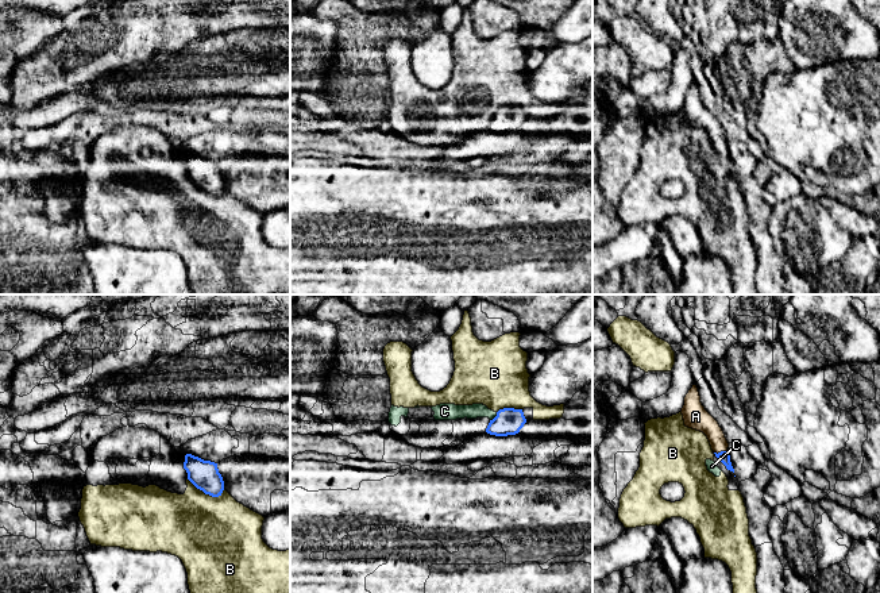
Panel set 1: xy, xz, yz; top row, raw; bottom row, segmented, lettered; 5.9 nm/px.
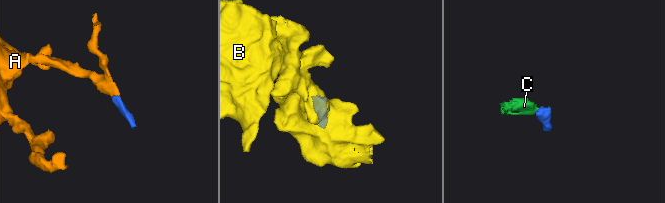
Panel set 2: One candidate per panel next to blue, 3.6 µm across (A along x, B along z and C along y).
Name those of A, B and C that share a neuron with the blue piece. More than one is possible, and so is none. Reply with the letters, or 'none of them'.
A

